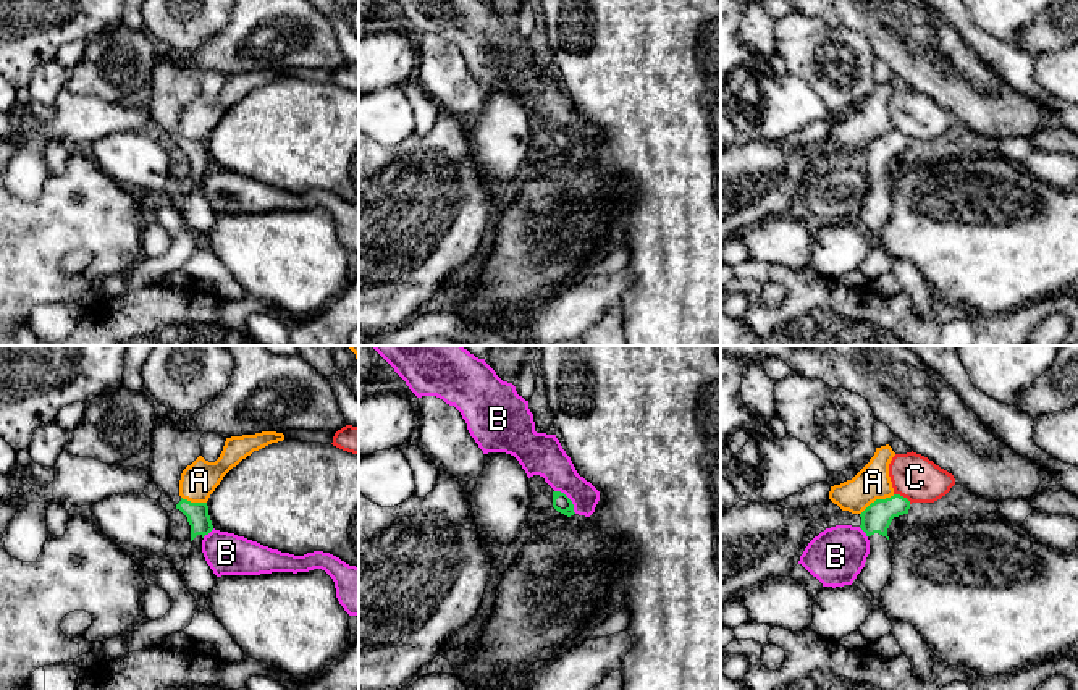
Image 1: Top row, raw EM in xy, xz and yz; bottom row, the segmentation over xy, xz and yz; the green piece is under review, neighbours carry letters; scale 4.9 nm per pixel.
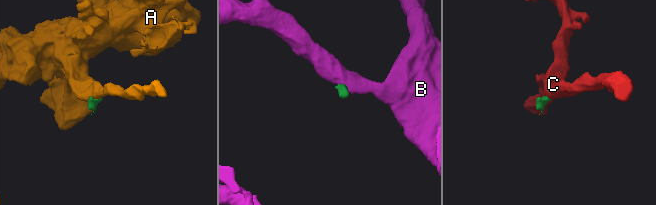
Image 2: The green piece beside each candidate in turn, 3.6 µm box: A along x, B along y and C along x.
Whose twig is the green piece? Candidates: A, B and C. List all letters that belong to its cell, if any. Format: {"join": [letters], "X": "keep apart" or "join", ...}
{"join": [], "A": "keep apart", "B": "keep apart", "C": "keep apart"}

